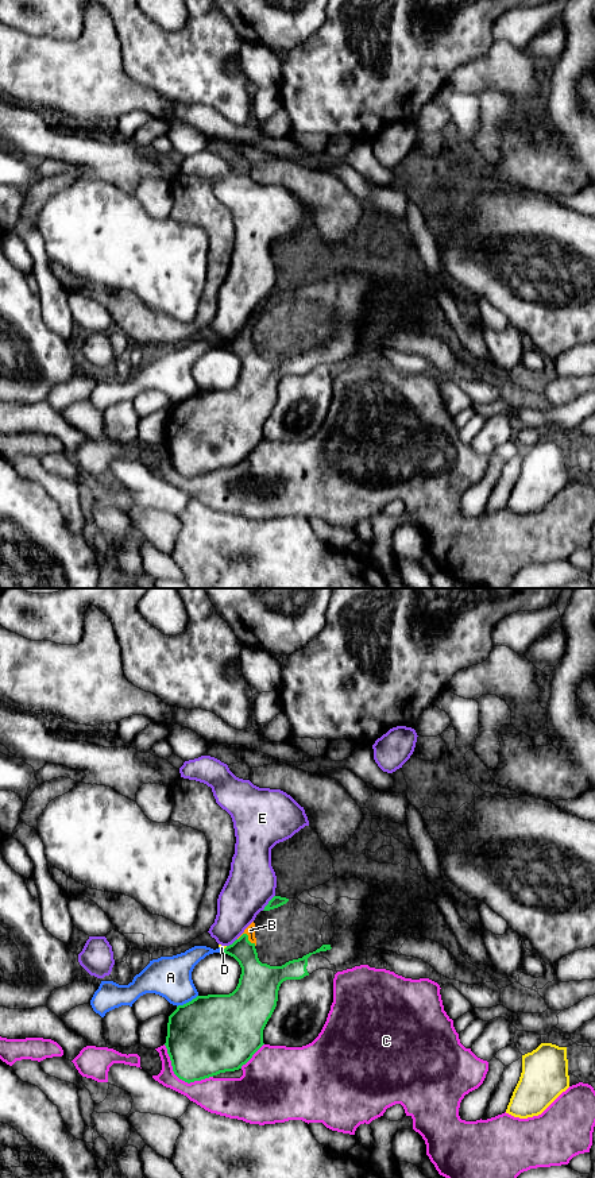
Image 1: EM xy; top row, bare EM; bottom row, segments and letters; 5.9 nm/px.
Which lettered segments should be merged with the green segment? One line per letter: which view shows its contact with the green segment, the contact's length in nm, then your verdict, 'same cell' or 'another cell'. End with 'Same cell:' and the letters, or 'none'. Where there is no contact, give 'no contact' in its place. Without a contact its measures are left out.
A: xy | 150 nm | another cell
B: xy | 120 nm | same cell
C: xy | 360 nm | another cell
D: xy | 50 nm | another cell
E: xy | 120 nm | another cell
Same cell: B

